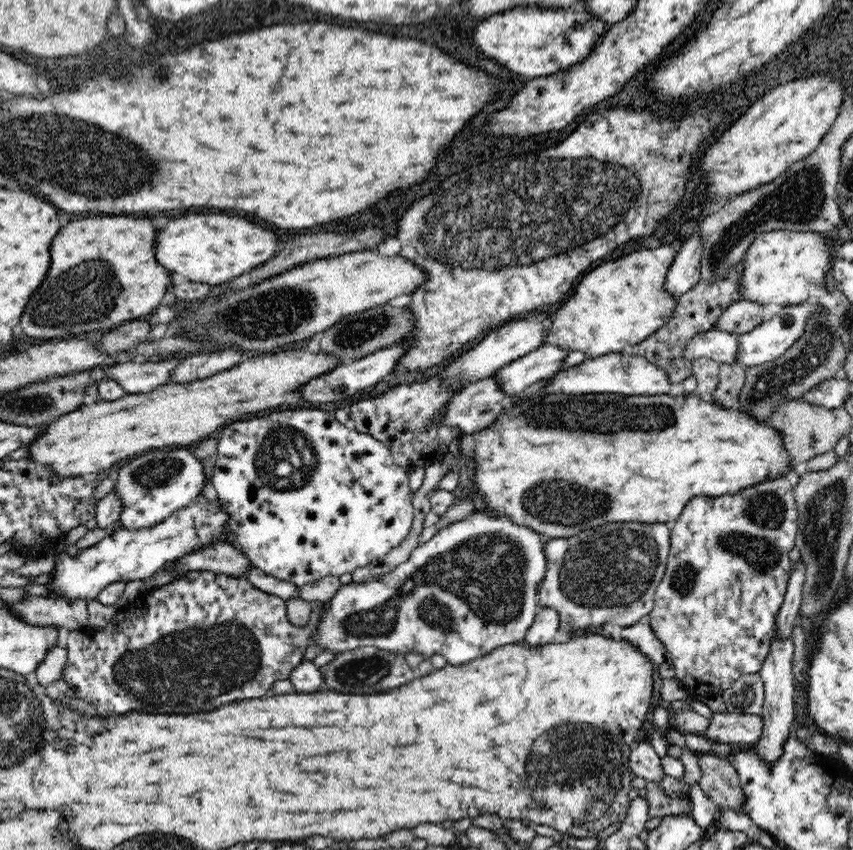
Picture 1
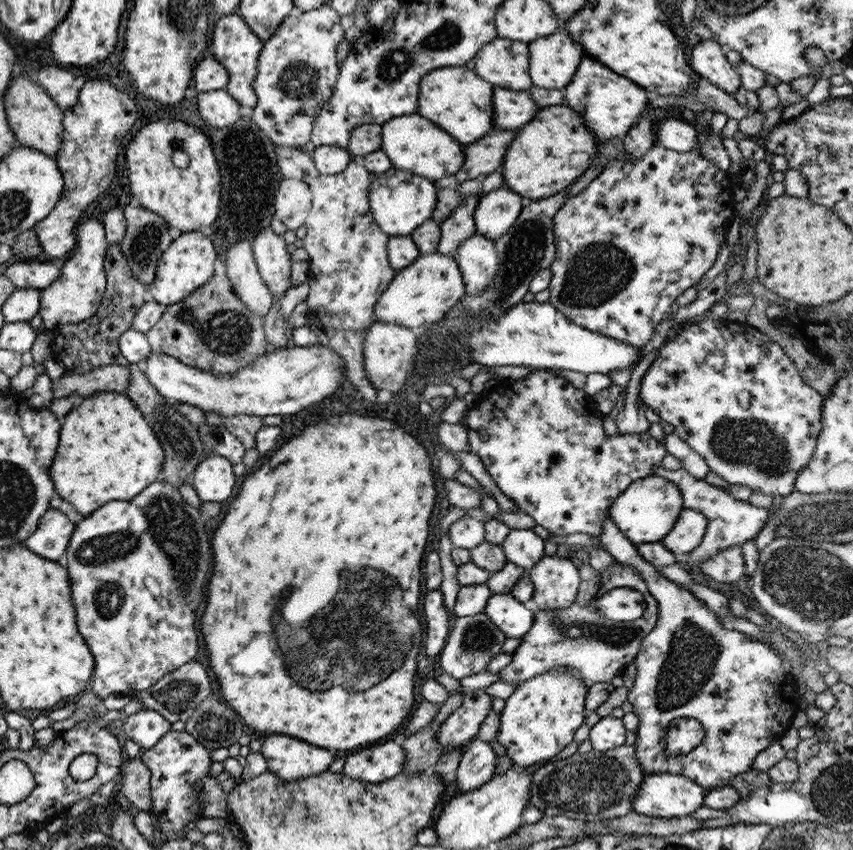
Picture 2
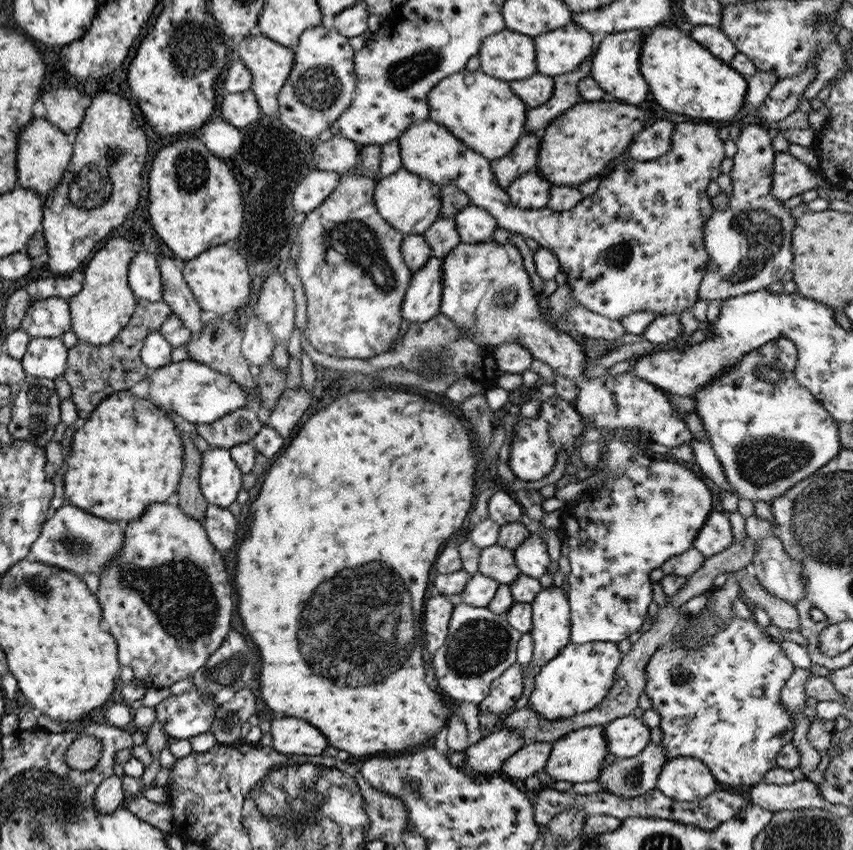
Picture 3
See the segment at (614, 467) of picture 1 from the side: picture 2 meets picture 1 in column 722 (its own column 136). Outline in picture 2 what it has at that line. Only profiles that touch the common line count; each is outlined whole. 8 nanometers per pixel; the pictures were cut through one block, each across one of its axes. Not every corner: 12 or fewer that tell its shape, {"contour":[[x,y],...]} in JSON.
{"contour":[[124,393],[62,422],[50,477],[84,517],[156,482],[164,450]]}

